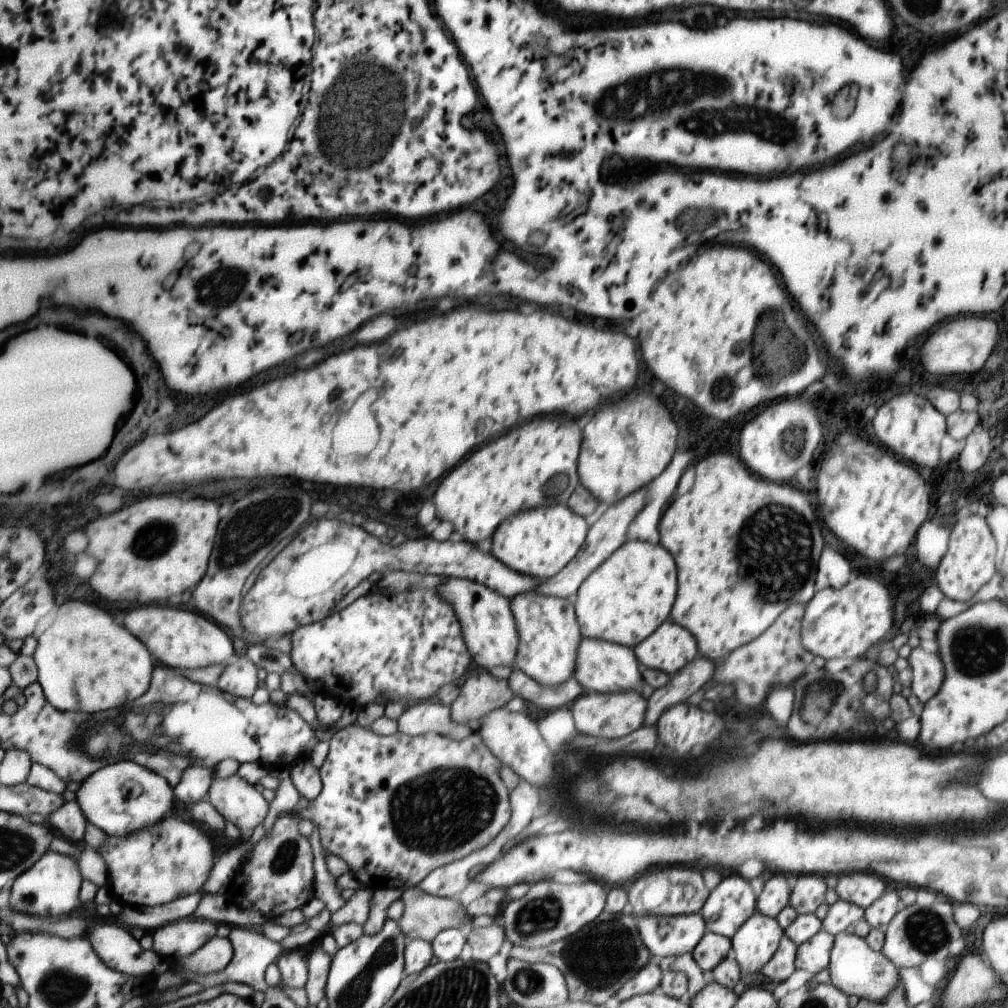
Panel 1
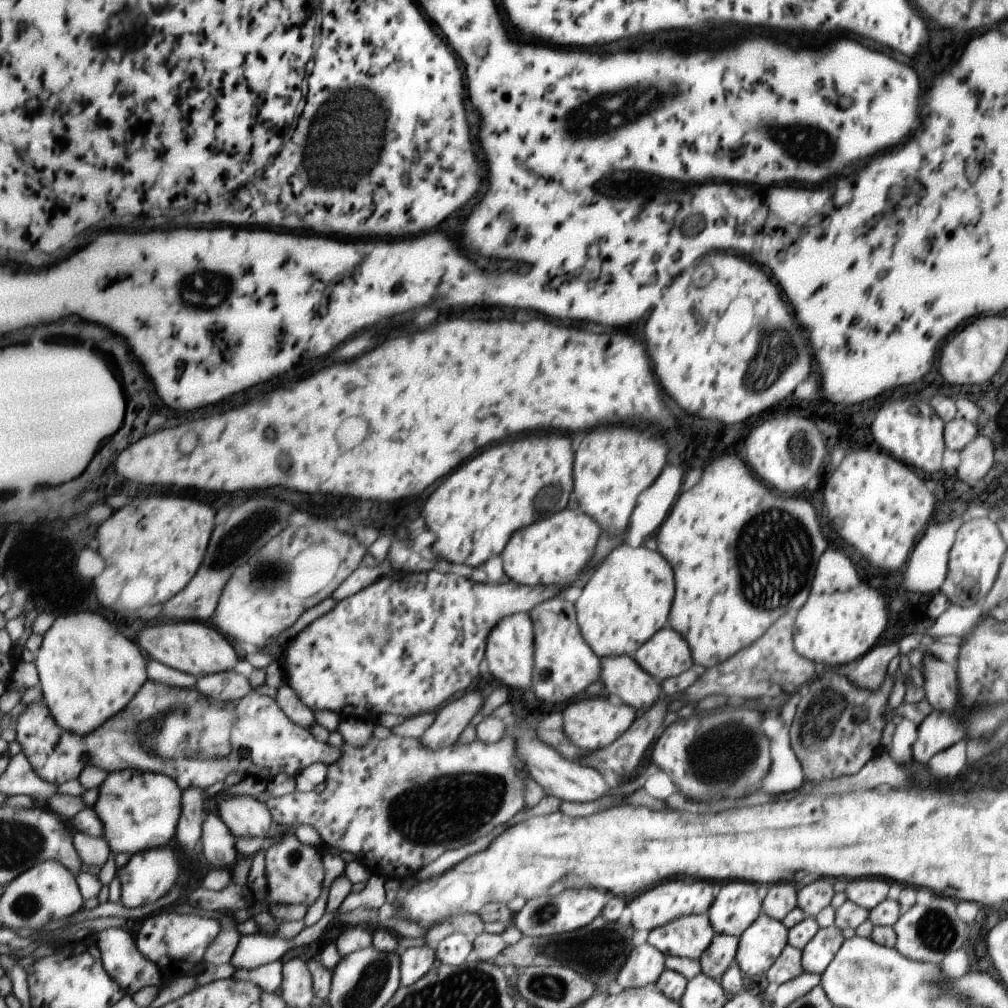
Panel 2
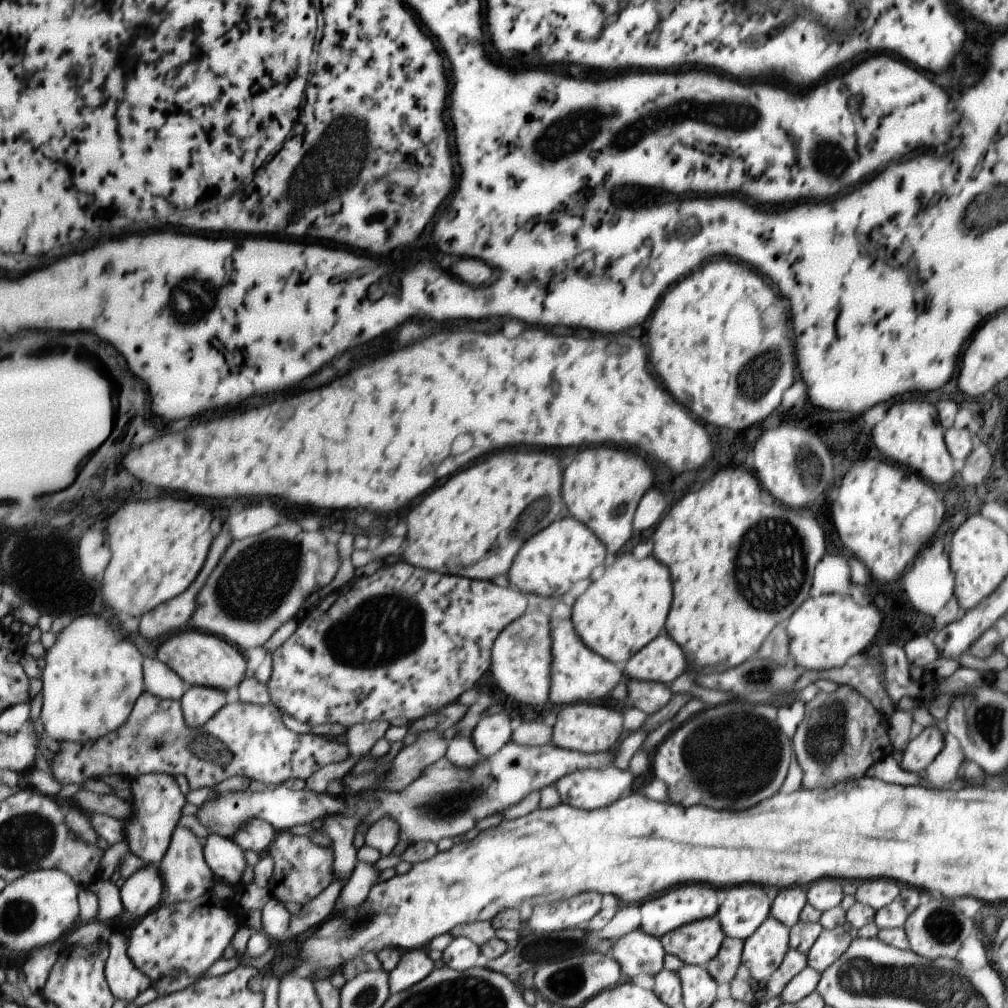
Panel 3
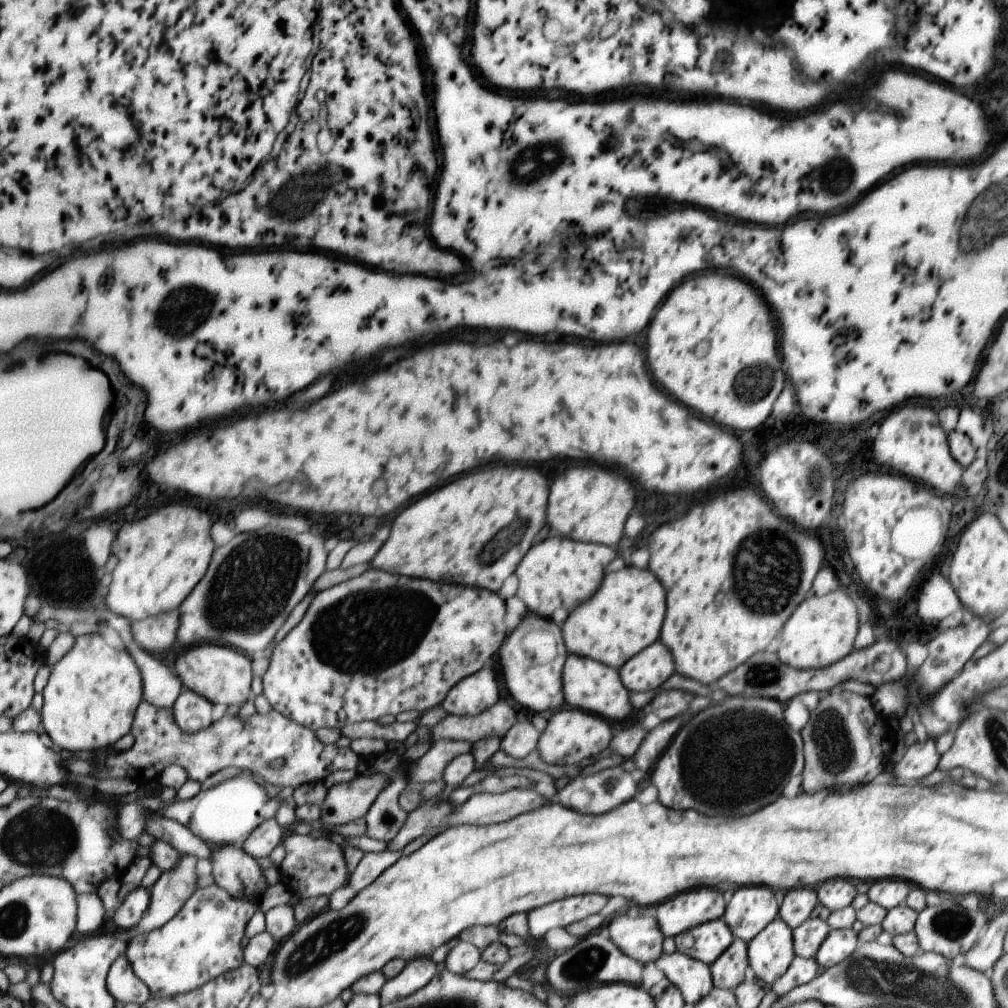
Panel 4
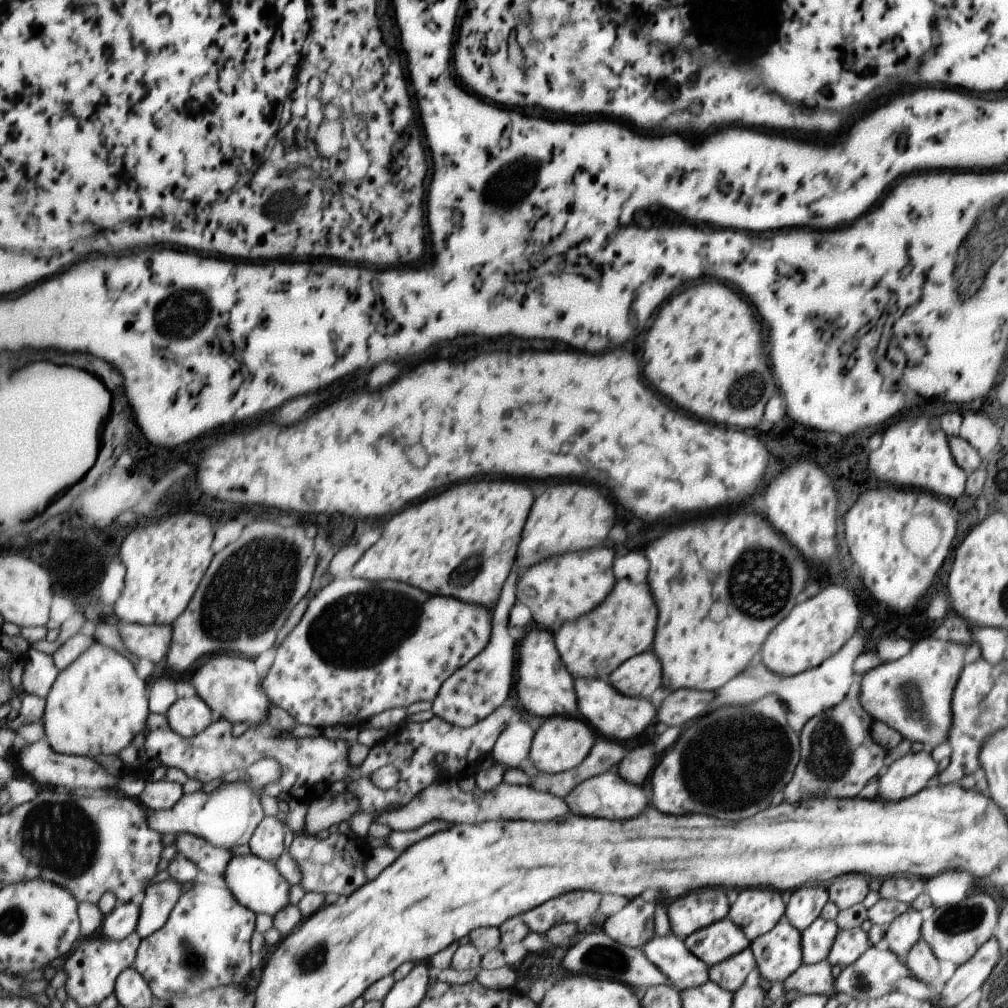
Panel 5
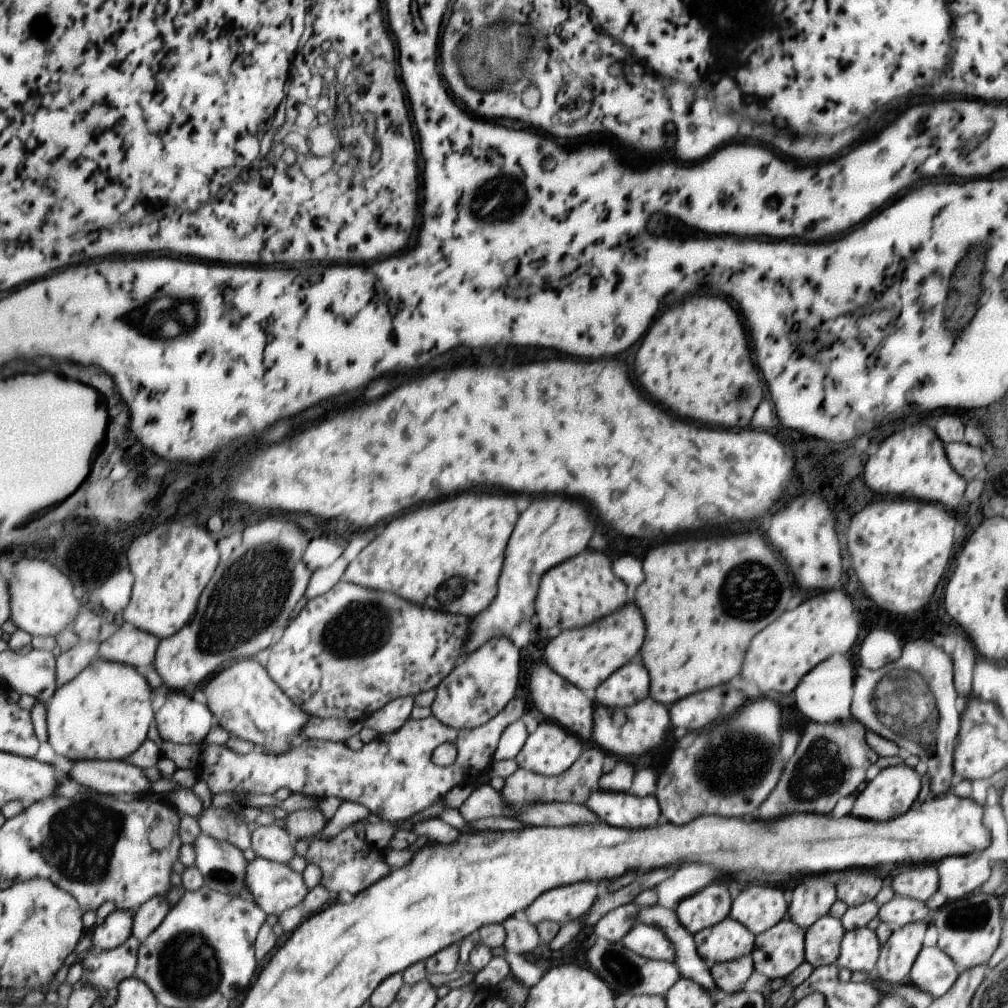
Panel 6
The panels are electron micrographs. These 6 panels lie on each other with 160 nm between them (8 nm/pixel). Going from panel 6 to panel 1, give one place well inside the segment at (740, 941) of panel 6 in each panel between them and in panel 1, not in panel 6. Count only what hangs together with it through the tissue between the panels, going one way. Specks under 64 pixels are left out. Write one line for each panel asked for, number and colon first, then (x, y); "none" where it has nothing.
1: (663, 936)
2: (690, 936)
3: (695, 943)
4: (707, 942)
5: (723, 939)

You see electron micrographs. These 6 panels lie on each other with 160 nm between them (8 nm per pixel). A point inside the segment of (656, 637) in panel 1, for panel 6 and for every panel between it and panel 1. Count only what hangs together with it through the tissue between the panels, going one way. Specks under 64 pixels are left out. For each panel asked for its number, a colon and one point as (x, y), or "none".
2: (664, 655)
3: (662, 660)
4: (647, 670)
5: (638, 676)
6: (631, 685)

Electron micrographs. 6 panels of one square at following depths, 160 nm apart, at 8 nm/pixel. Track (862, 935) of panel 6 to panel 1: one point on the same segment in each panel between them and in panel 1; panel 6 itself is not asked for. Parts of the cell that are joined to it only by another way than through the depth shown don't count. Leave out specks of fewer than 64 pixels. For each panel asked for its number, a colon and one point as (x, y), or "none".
1: (812, 955)
2: (818, 953)
3: (830, 944)
4: (840, 944)
5: (848, 945)

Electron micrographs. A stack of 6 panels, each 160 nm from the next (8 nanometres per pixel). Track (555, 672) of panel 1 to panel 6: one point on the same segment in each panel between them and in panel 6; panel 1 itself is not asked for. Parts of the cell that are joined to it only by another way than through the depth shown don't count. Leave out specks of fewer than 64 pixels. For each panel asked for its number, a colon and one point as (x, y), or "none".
2: (567, 664)
3: (581, 675)
4: (591, 686)
5: (617, 715)
6: (633, 730)

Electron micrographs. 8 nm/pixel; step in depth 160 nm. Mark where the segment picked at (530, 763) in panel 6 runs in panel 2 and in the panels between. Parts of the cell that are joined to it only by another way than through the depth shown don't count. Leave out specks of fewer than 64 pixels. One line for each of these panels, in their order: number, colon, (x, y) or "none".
2: (593, 723)
3: (587, 728)
4: (571, 735)
5: (561, 743)

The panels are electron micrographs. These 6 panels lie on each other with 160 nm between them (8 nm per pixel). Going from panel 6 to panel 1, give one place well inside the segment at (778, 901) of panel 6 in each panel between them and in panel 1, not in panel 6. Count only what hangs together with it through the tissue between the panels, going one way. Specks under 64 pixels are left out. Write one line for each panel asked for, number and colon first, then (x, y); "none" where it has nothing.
1: (730, 904)
2: (736, 906)
3: (744, 908)
4: (749, 912)
5: (755, 913)

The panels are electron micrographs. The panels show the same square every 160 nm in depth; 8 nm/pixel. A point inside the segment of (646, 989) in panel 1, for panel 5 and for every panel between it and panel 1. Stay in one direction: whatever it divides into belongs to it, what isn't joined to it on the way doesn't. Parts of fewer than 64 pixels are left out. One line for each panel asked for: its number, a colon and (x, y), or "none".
2: (644, 964)
3: (636, 953)
4: (638, 937)
5: (633, 926)

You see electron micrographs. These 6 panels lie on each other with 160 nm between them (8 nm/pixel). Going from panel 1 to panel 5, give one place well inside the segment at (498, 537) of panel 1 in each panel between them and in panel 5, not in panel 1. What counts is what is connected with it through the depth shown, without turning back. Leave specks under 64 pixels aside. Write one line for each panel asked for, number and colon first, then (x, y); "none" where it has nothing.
2: (554, 550)
3: (566, 550)
4: (561, 570)
5: (568, 586)

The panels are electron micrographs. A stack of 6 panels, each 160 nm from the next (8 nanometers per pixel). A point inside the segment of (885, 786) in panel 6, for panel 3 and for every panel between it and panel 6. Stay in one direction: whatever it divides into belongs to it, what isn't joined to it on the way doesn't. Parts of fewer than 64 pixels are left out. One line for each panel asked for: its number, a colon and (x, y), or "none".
3: (919, 751)
4: (920, 759)
5: (909, 774)

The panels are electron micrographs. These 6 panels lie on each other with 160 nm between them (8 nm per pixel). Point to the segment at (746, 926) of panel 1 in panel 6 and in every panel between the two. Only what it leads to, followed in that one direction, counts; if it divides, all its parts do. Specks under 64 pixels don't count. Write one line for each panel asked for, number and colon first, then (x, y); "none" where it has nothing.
2: (761, 944)
3: (763, 951)
4: (771, 952)
5: (778, 952)
6: (777, 952)

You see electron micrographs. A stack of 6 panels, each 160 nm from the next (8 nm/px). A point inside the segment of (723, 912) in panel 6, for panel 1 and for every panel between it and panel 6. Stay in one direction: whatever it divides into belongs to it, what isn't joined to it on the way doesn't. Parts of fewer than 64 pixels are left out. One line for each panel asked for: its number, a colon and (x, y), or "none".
1: (672, 891)
2: (666, 903)
3: (684, 904)
4: (685, 911)
5: (694, 911)

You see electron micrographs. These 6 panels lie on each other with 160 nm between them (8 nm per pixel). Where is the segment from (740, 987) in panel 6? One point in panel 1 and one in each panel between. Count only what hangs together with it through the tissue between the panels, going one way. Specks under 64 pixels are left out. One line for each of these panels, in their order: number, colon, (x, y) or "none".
1: (712, 948)
2: (721, 953)
3: (722, 967)
4: (727, 971)
5: (729, 974)

